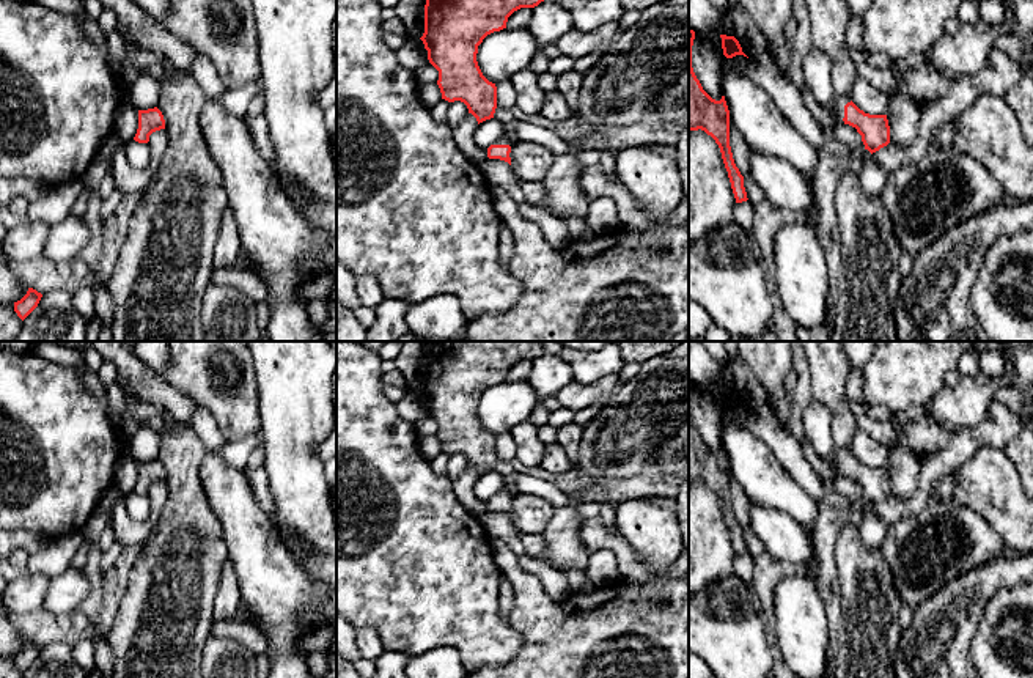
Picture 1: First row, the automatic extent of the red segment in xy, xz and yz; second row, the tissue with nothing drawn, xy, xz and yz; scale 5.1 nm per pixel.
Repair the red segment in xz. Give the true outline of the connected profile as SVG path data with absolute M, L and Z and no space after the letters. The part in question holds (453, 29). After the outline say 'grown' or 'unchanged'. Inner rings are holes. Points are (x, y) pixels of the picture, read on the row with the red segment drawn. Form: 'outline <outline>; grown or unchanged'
outline M426 0L425 33L420 38L428 50L429 63L439 71L437 85L442 99L461 101L478 124L494 118L497 109L497 87L489 82L476 61L483 39L506 28L508 17L520 8L535 8L544 0Z; unchanged

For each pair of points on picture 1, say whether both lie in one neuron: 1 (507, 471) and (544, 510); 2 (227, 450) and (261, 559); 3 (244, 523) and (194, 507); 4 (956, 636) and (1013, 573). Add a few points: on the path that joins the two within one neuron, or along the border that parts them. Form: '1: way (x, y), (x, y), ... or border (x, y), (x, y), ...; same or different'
1: border (516, 491), (541, 496), (555, 507); different
2: border (211, 450), (241, 471); different
3: border (200, 480), (227, 548); different
4: way (956, 617), (994, 576); same

